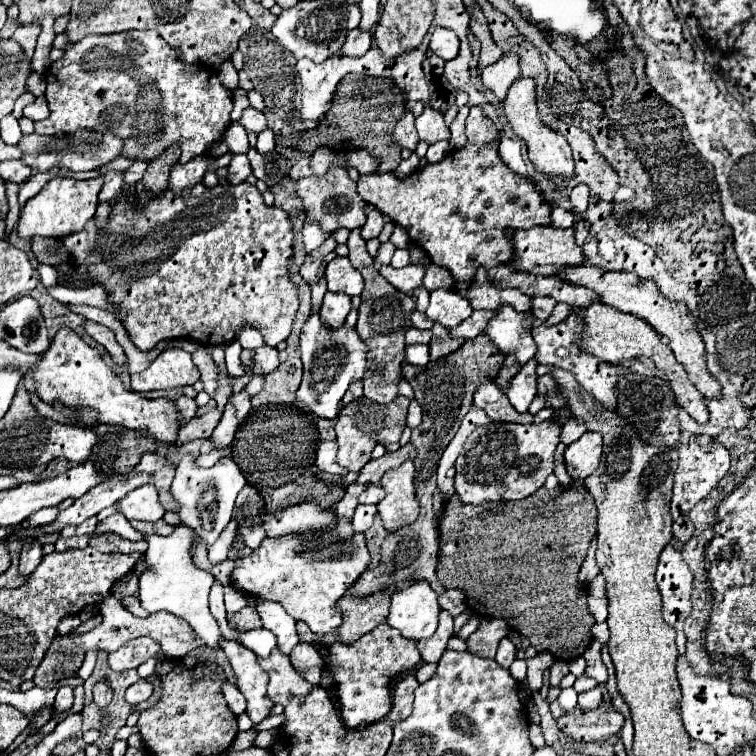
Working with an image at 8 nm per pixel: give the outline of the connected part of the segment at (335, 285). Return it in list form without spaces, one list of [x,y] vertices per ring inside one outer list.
[[[336,256],[328,262],[326,268],[328,278],[328,290],[330,292],[344,292],[348,296],[360,296],[362,294],[362,274],[352,266],[348,258]]]

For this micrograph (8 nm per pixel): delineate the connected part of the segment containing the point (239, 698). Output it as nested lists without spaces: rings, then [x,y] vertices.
[[[224,680],[222,688],[224,688],[224,696],[226,696],[226,702],[232,708],[232,712],[234,714],[244,714],[246,712],[246,698],[242,696],[242,692],[228,680]]]

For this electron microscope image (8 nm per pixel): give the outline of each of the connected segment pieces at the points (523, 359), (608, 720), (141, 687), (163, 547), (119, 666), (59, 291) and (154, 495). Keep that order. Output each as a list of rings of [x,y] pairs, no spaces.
[[[502,306],[496,310],[496,318],[490,320],[484,334],[490,336],[492,344],[496,344],[504,356],[516,354],[520,364],[526,364],[536,354],[536,342],[532,340],[530,330],[524,328],[530,312],[516,312],[510,306]]]
[[[614,708],[594,712],[566,712],[558,718],[558,728],[578,742],[604,742],[624,726],[624,716]]]
[[[138,680],[136,684],[132,684],[126,690],[126,700],[128,700],[128,704],[140,704],[152,696],[152,690],[154,690],[154,686],[148,680]]]
[[[176,526],[170,536],[158,536],[158,534],[148,534],[148,550],[146,550],[146,562],[150,568],[140,576],[140,602],[142,608],[148,612],[172,612],[174,616],[184,618],[192,630],[206,642],[208,648],[218,648],[218,640],[222,636],[214,616],[210,614],[208,608],[208,592],[214,582],[214,576],[196,568],[192,562],[192,530],[188,526]]]
[[[136,638],[136,640],[124,644],[122,648],[118,648],[116,652],[112,652],[110,658],[108,658],[108,664],[110,664],[112,670],[124,672],[124,670],[130,670],[130,668],[138,668],[148,658],[158,656],[160,652],[162,650],[160,650],[160,644],[156,640]]]
[[[56,284],[52,288],[48,288],[48,294],[62,302],[62,304],[88,304],[88,306],[96,306],[108,312],[114,312],[116,306],[110,302],[108,294],[104,292],[102,286],[88,286],[88,288],[68,288],[64,284]]]
[[[140,486],[124,496],[120,502],[120,512],[128,520],[144,520],[144,522],[158,522],[166,510],[158,502],[158,492],[152,486]]]

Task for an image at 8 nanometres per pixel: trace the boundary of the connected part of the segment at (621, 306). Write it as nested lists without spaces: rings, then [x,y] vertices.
[[[580,266],[572,268],[572,272],[560,272],[562,280],[568,280],[576,286],[586,286],[592,288],[600,294],[604,304],[612,304],[612,308],[620,312],[634,314],[642,320],[646,320],[660,336],[666,336],[670,342],[672,352],[676,354],[676,360],[686,368],[688,378],[696,384],[696,388],[706,396],[706,398],[722,398],[720,384],[718,380],[708,372],[706,368],[706,348],[700,338],[696,318],[690,314],[684,302],[672,302],[662,296],[654,280],[644,280],[632,272],[618,272],[618,270],[602,270],[598,266]]]

